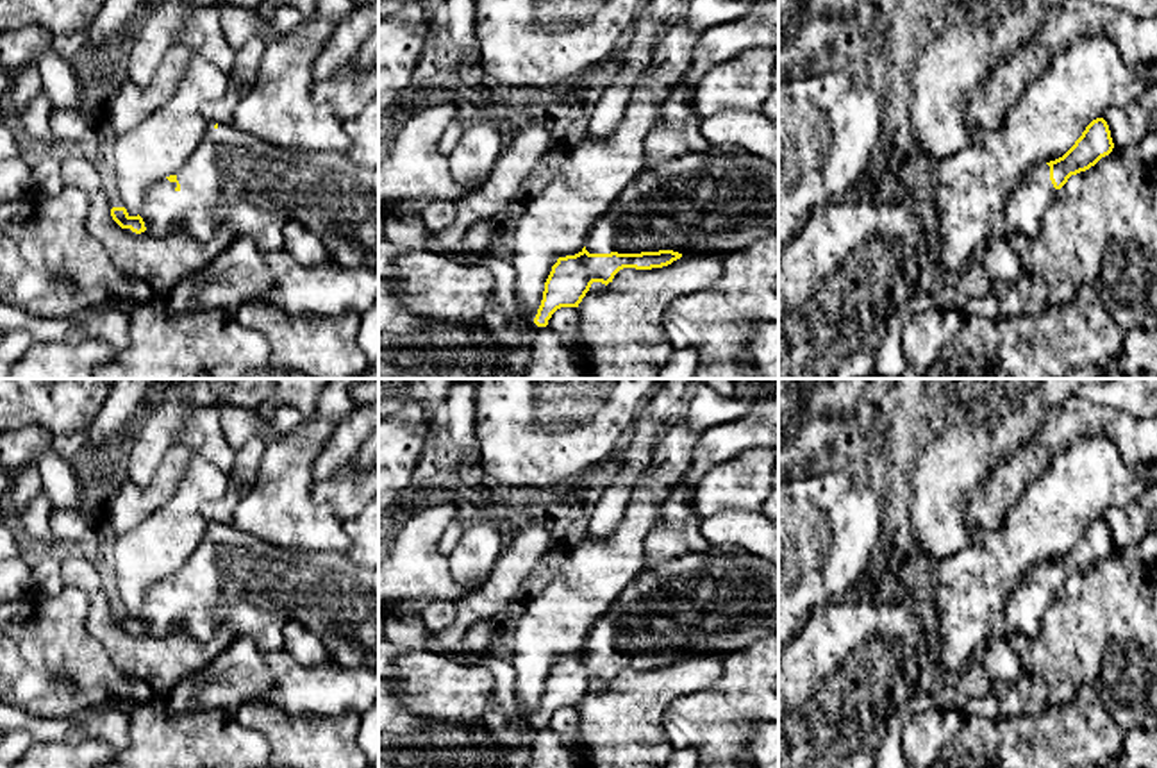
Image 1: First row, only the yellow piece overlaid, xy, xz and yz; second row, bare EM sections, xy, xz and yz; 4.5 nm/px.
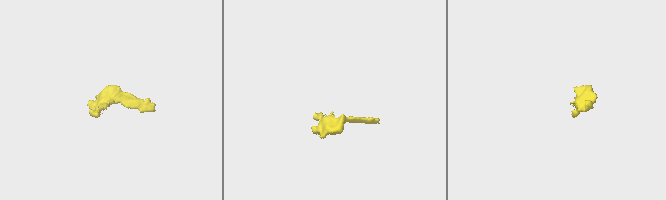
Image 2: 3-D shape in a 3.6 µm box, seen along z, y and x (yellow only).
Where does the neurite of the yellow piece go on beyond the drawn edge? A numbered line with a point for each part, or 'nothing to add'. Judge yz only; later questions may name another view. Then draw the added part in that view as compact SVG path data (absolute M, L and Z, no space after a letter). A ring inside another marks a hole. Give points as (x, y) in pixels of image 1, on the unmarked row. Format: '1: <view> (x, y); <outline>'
1: yz (1025, 609); M1039 564L1011 591L1000 630L1036 638L1057 589L1050 580L1050 566Z

